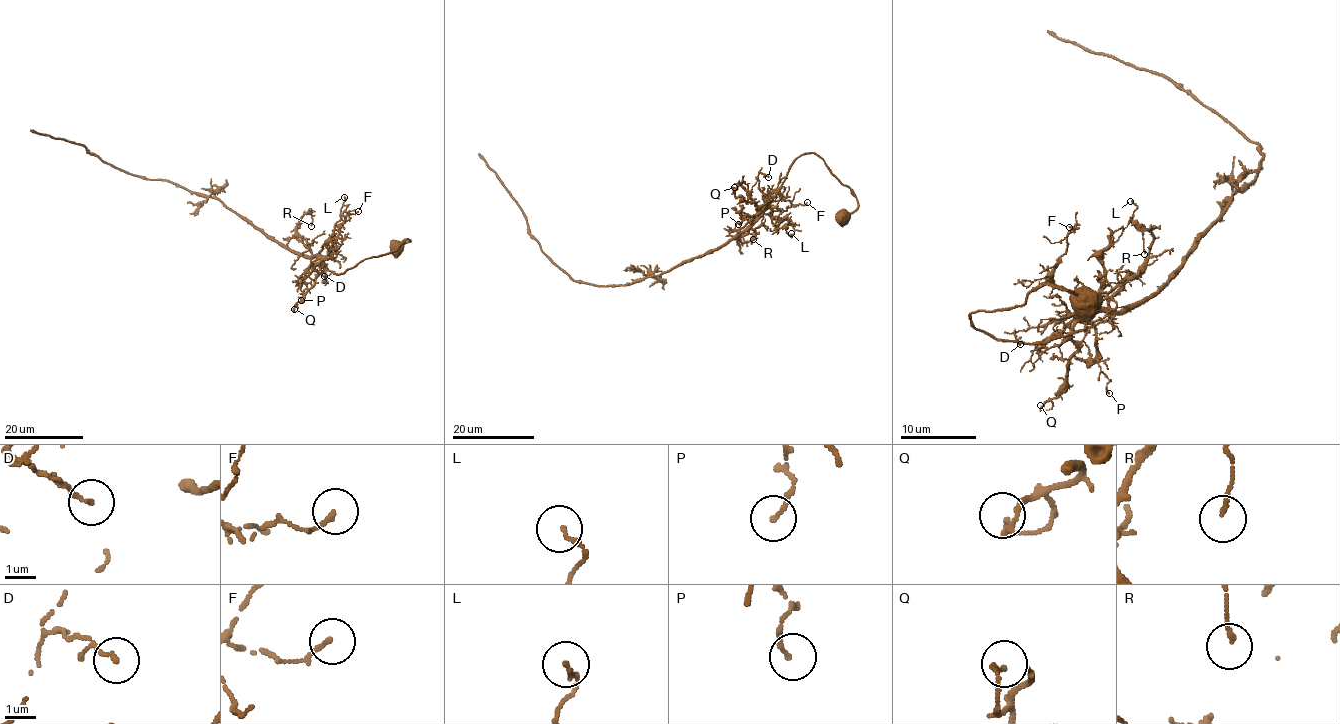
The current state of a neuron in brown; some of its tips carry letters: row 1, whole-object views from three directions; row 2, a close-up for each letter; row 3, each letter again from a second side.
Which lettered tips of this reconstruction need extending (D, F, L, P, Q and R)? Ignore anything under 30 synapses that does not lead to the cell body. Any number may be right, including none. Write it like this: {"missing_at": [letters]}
{"missing_at": []}

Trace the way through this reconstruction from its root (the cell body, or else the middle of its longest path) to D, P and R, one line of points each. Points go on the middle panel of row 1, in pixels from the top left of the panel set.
D: (842, 216), (857, 208), (856, 196), (816, 154), (793, 162), (765, 205), (758, 175), (768, 177)
P: (842, 216), (842, 211), (858, 206), (854, 192), (820, 157), (802, 154), (778, 194), (738, 224)
R: (842, 216), (842, 211), (858, 206), (854, 192), (820, 157), (802, 154), (779, 192), (738, 238), (753, 239)

